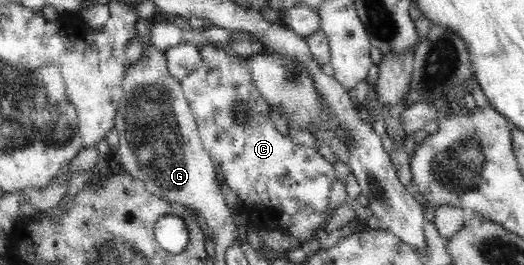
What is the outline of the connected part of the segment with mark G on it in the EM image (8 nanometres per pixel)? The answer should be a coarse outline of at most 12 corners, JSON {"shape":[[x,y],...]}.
{"shape":[[152,43],[115,118],[122,169],[243,246],[182,81]]}

